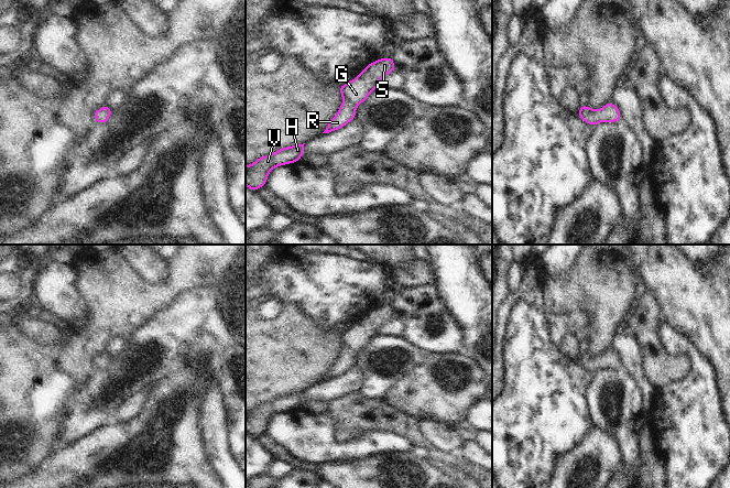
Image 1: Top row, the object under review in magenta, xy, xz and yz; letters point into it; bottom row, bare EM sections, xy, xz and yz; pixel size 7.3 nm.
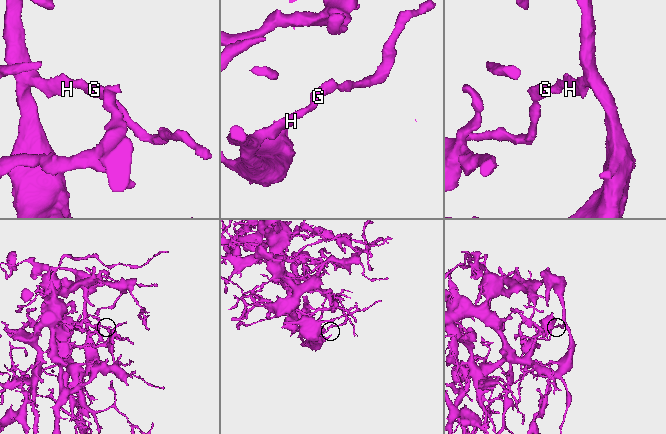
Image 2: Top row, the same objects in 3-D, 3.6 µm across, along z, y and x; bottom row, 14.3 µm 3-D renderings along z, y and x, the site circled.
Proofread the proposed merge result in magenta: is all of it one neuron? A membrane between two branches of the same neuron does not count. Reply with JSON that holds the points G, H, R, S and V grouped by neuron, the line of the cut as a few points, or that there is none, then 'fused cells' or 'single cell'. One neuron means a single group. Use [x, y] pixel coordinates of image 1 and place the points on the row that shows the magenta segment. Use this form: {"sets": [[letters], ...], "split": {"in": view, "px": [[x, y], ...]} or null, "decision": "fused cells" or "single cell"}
{"sets": [["G", "H", "R", "S", "V"]], "split": null, "decision": "single cell"}

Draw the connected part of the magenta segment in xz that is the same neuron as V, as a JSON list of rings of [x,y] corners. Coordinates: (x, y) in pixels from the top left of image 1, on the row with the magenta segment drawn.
[[[304,144],[282,148],[275,153],[259,158],[254,163],[246,166],[246,185],[250,191],[257,191],[266,183],[270,171],[276,166],[298,162],[304,154]]]

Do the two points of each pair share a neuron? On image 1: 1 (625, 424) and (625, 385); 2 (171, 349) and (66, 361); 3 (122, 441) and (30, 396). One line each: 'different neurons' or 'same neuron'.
1: same neuron
2: different neurons
3: different neurons

